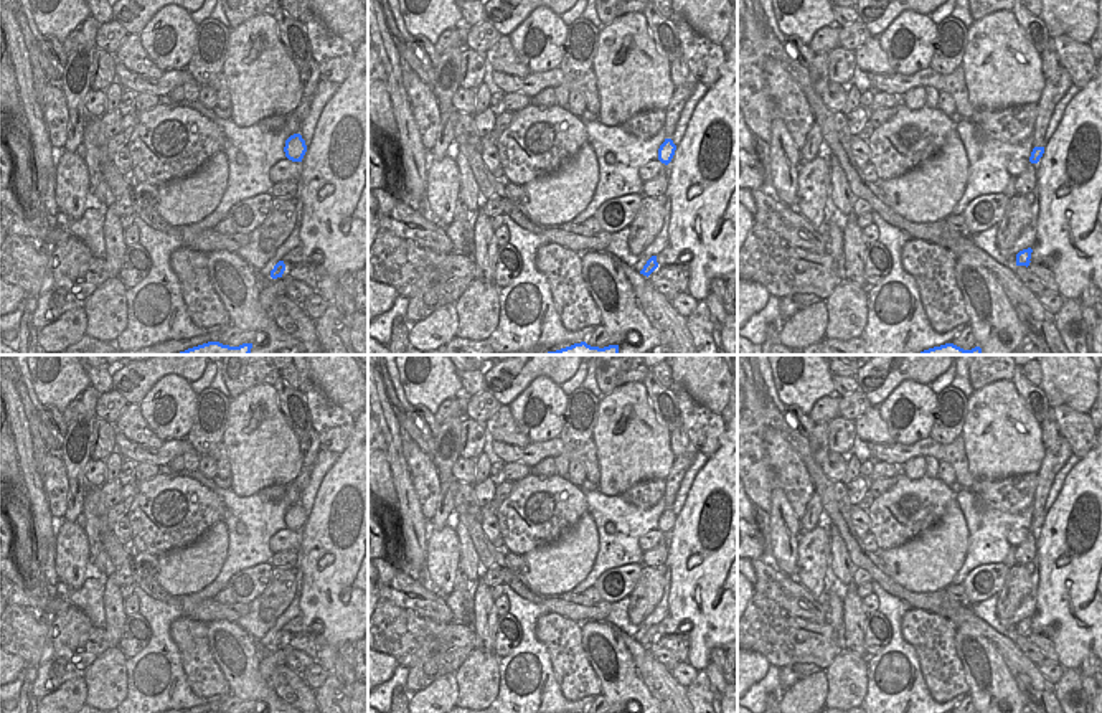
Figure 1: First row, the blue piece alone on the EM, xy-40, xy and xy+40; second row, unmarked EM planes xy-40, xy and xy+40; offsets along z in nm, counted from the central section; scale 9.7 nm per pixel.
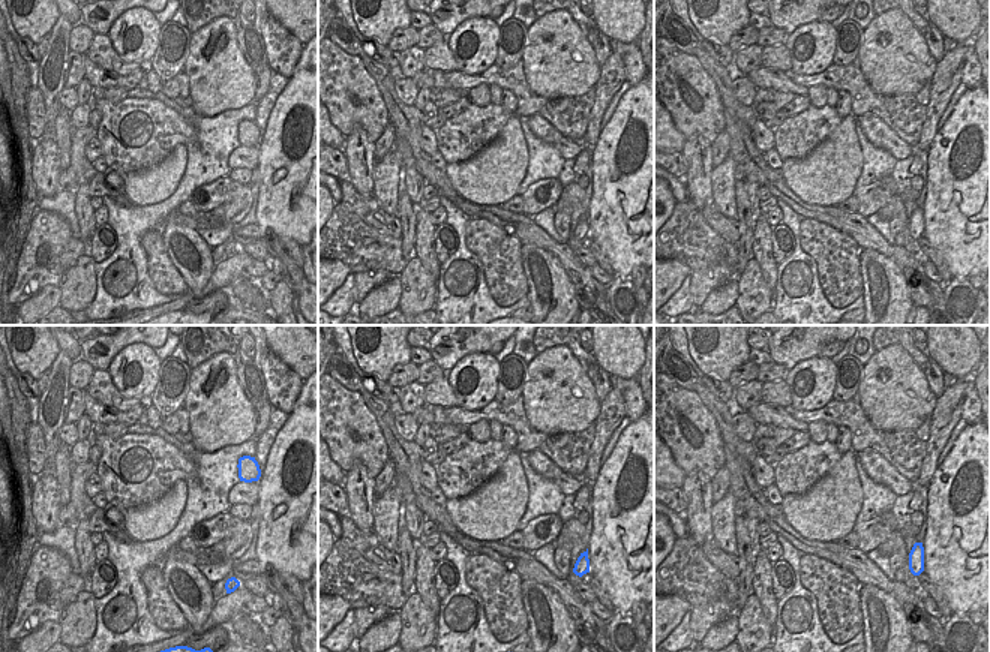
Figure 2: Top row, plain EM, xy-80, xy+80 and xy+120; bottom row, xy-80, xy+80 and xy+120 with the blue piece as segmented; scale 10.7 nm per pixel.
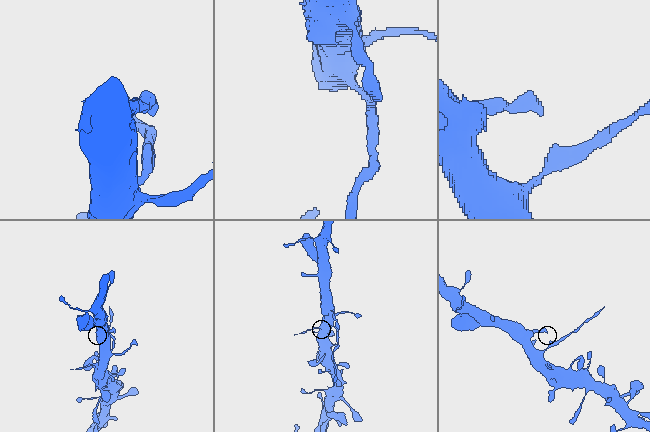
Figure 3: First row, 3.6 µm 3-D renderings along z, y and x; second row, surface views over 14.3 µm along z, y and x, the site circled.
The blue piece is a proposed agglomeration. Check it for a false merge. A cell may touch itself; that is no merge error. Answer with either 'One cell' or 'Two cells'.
Two cells.

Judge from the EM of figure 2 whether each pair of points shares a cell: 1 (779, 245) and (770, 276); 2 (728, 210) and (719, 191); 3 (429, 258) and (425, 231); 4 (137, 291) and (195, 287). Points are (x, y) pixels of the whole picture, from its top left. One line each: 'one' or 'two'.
1: two
2: one
3: one
4: two

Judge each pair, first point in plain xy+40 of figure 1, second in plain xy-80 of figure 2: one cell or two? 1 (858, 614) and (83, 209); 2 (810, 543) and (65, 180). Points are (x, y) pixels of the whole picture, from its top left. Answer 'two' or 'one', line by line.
1: one
2: two

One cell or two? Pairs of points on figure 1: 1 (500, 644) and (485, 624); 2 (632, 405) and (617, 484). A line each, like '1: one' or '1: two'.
1: two
2: one

